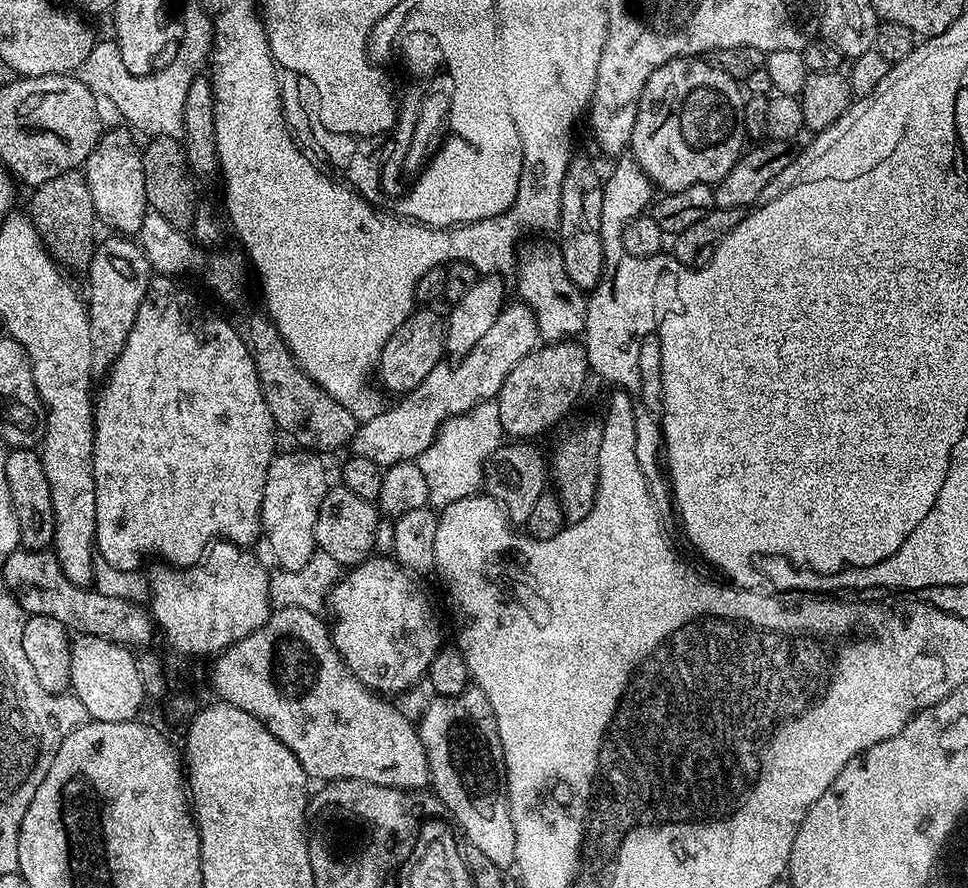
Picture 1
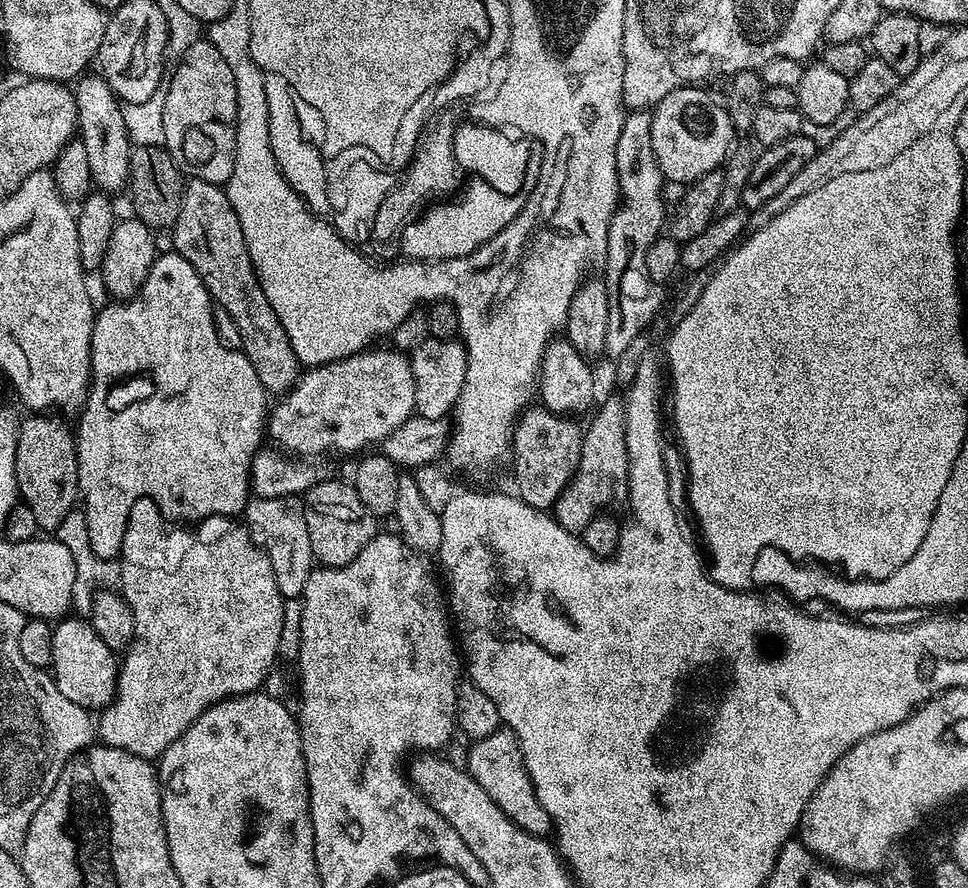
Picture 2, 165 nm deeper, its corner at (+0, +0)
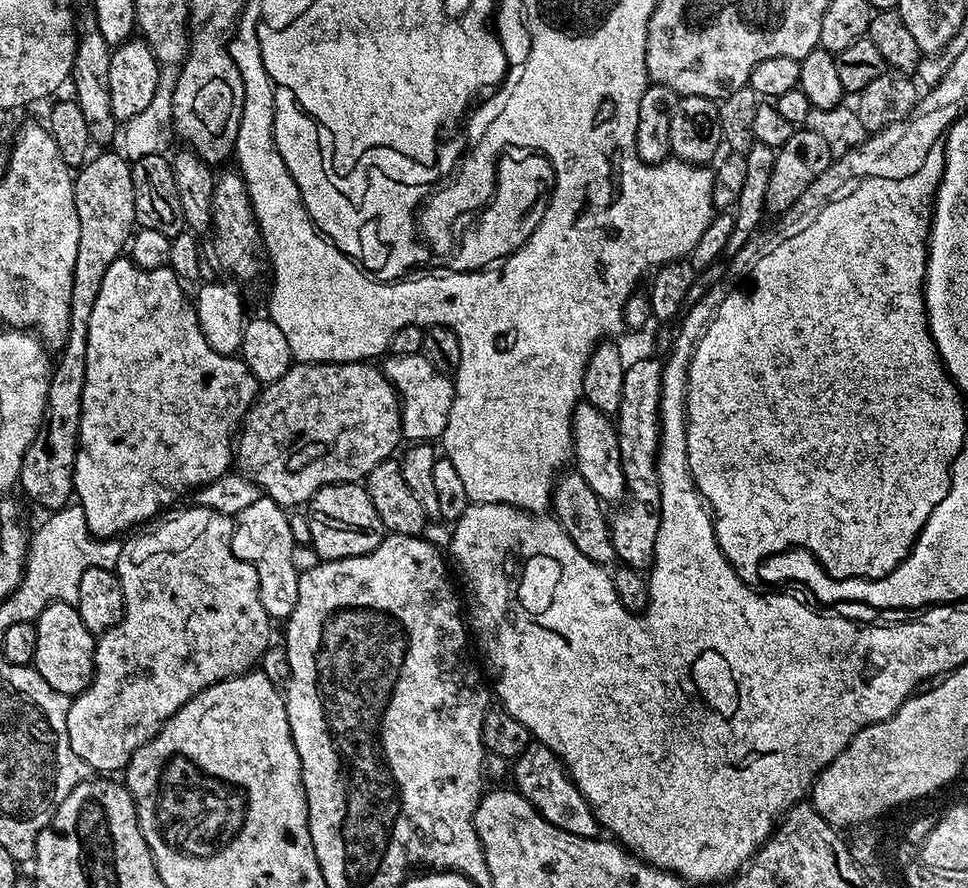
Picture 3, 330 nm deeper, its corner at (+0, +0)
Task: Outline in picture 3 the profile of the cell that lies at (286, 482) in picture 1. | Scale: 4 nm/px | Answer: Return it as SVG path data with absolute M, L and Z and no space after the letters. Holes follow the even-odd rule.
M263 494L251 506L246 506L234 517L236 524L230 536L231 547L238 558L250 562L258 570L258 586L262 606L273 621L284 622L291 616L294 606L298 606L298 582L301 569L296 568L298 545L290 530L289 513L278 502Z

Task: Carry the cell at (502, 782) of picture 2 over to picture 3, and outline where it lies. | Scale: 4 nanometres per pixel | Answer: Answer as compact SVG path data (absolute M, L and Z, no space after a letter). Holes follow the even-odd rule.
M529 743L527 750L516 757L512 768L512 780L517 792L521 792L531 804L558 830L566 830L575 836L595 837L598 832L596 815L582 798L576 784L568 776L560 759L544 744Z

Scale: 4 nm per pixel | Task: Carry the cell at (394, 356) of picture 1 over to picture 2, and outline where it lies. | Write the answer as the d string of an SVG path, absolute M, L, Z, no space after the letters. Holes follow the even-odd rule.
M391 347L375 348L355 352L329 364L309 367L296 385L277 399L280 401L273 408L271 405L266 420L267 435L273 440L271 443L297 458L320 458L323 452L360 454L371 449L368 448L371 444L383 445L385 438L394 434L394 430L398 430L398 426L402 426L402 422L410 419L416 411L414 374L412 361L405 353Z

